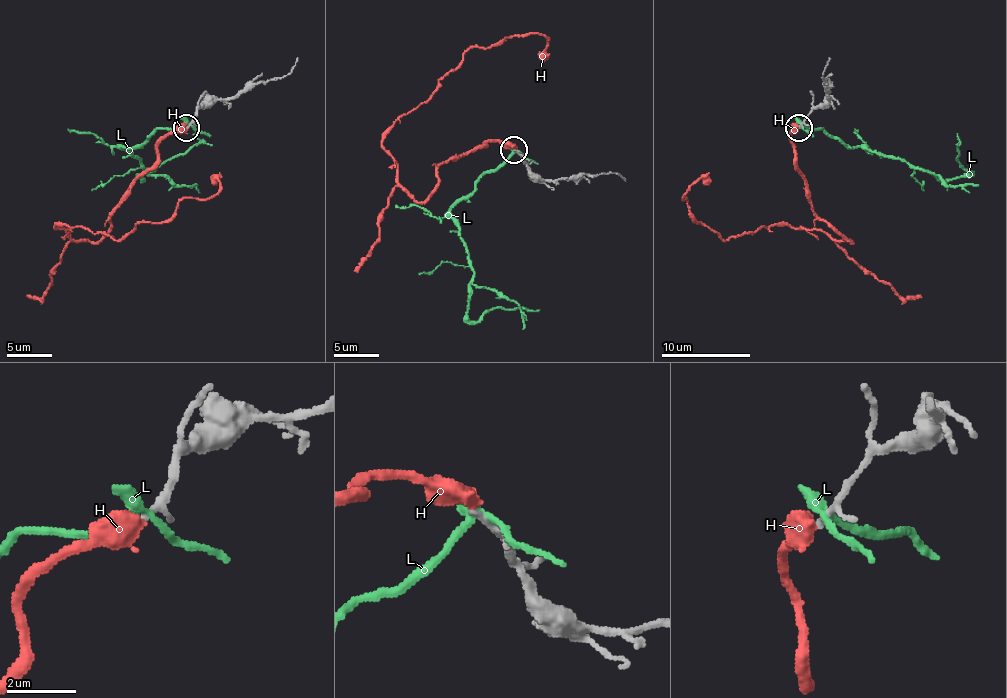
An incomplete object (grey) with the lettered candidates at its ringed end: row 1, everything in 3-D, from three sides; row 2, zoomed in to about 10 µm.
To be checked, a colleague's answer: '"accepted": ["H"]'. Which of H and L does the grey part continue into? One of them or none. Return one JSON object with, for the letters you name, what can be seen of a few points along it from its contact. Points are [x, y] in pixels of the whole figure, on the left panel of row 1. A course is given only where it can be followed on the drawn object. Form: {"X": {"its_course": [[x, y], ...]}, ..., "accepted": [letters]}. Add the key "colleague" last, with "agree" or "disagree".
{"accepted": [], "colleague": "disagree"}

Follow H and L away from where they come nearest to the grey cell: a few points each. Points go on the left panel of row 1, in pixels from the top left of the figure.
H: (188, 126), (161, 141), (96, 242), (54, 226), (121, 240), (185, 197), (210, 199), (214, 182)
L: (190, 124), (159, 128), (132, 148), (123, 146), (145, 168), (141, 179), (143, 173), (199, 144), (212, 146)

